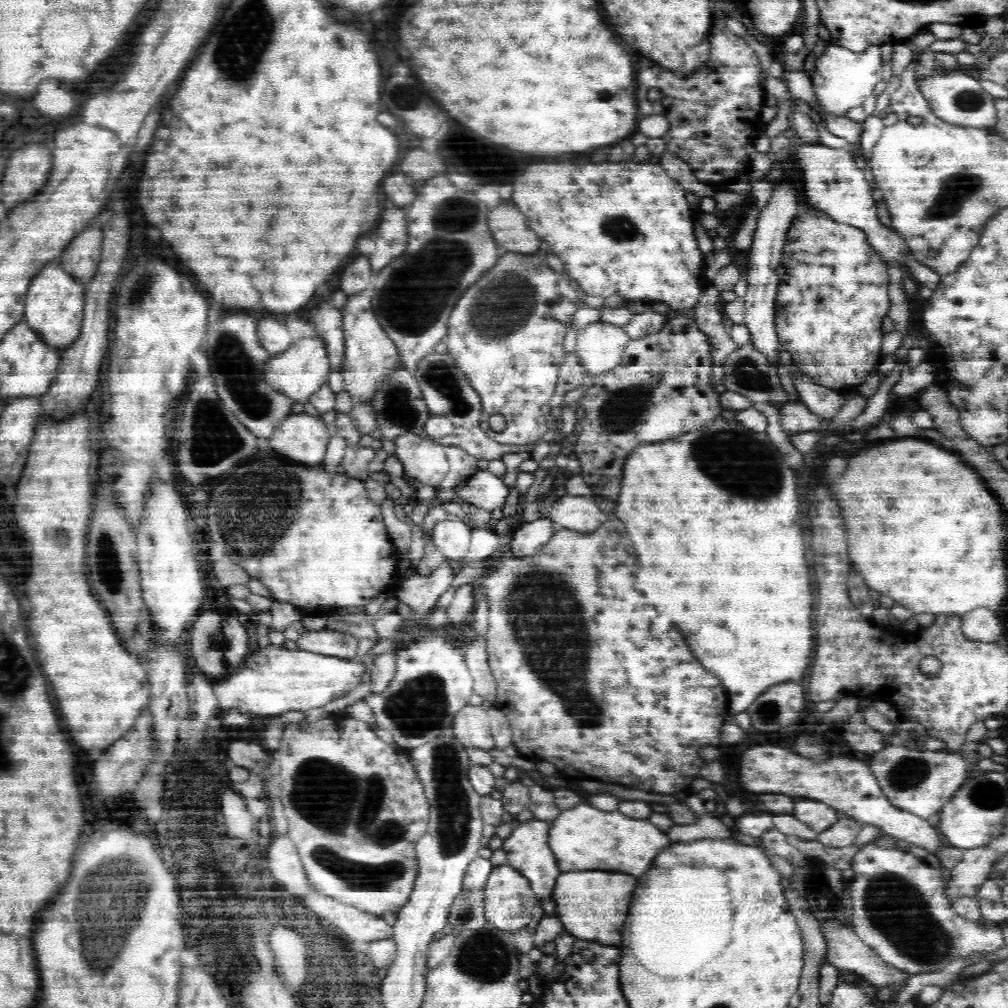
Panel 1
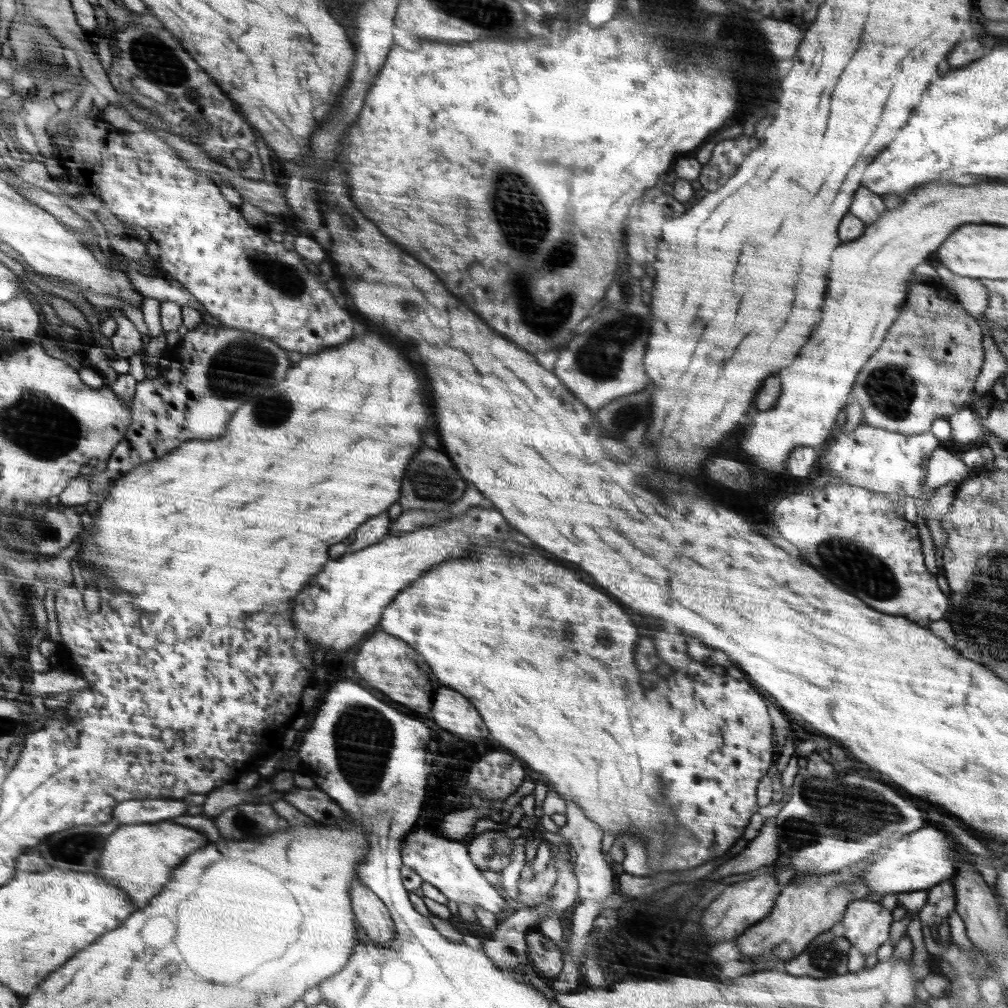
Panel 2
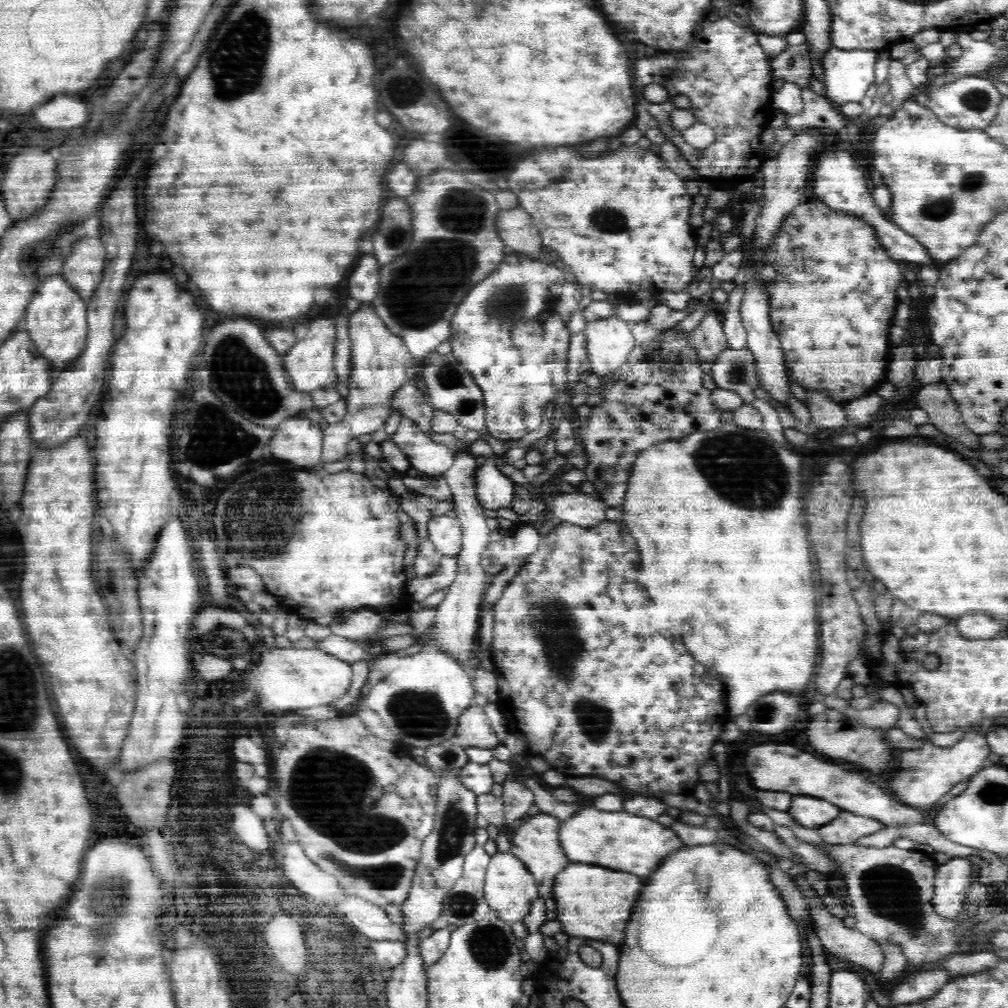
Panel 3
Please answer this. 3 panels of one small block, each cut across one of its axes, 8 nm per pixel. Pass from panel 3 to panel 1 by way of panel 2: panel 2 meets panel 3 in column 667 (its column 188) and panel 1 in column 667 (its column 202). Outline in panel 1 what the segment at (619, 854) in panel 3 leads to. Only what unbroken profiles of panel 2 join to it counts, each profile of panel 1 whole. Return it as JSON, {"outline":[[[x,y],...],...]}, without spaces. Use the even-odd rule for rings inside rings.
{"outline":[[[578,804],[566,810],[560,820],[552,826],[552,846],[556,856],[560,856],[560,870],[568,872],[572,868],[604,868],[620,870],[632,876],[642,876],[652,868],[658,852],[670,846],[668,834],[658,830],[648,820],[636,820],[622,812],[602,812],[590,804]]]}

